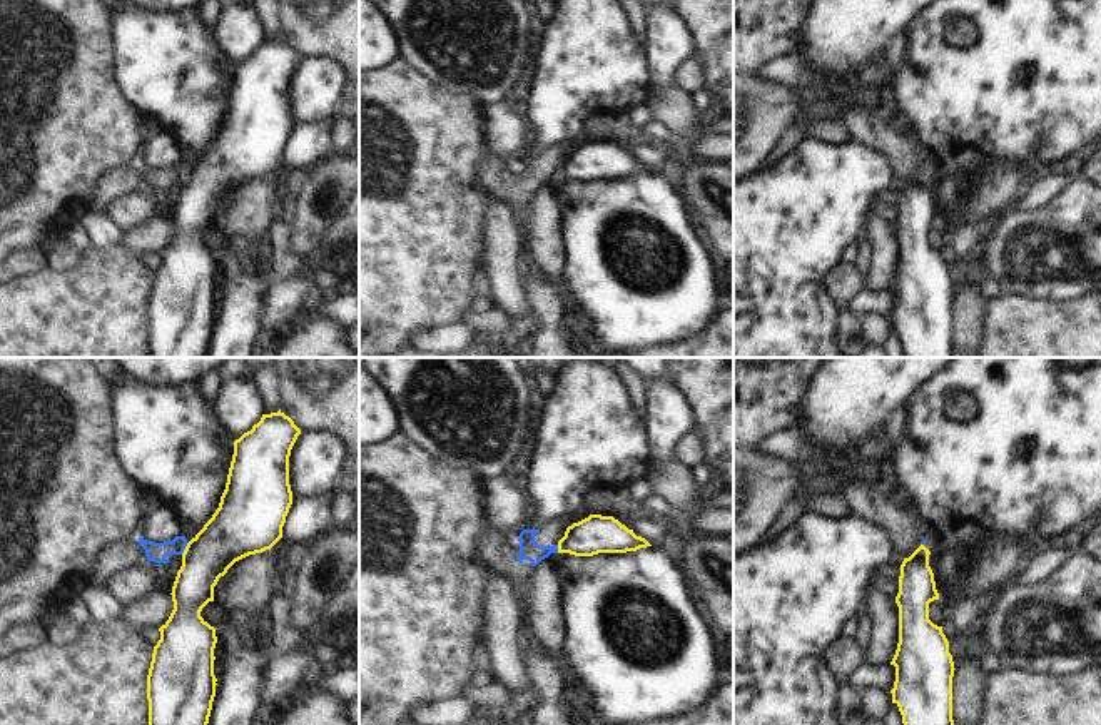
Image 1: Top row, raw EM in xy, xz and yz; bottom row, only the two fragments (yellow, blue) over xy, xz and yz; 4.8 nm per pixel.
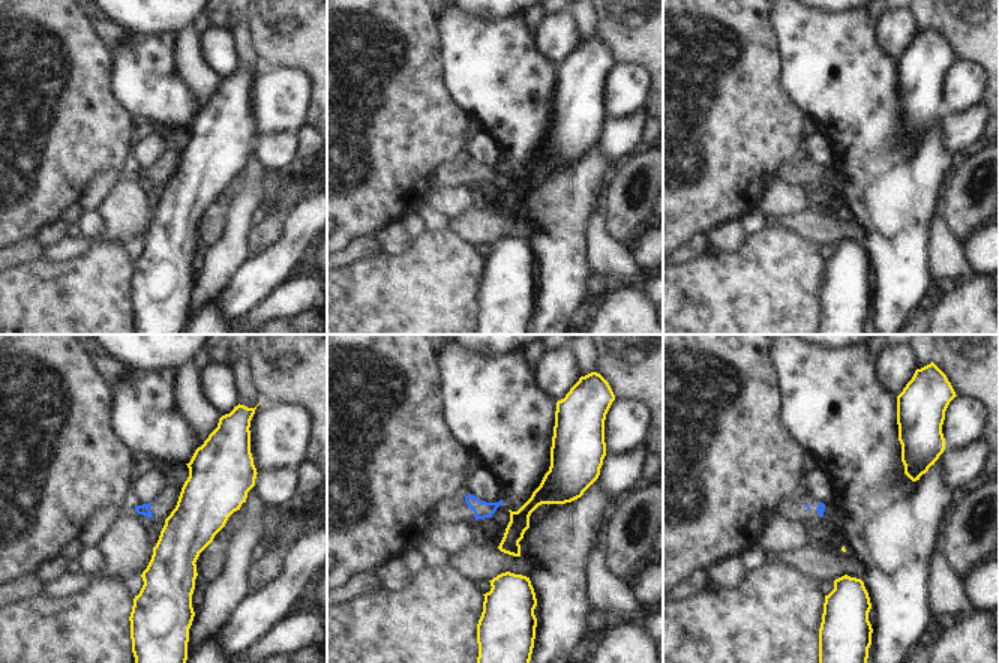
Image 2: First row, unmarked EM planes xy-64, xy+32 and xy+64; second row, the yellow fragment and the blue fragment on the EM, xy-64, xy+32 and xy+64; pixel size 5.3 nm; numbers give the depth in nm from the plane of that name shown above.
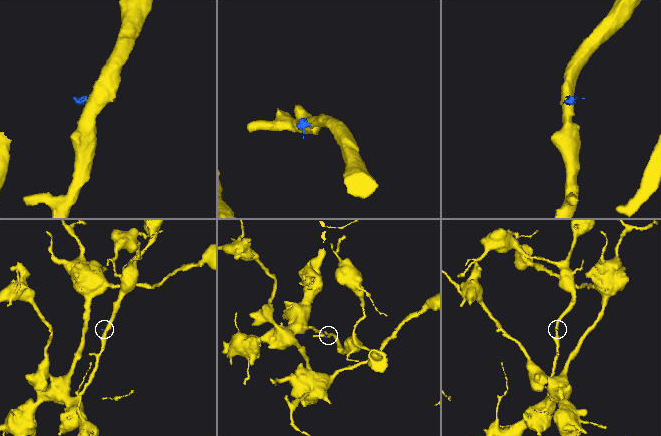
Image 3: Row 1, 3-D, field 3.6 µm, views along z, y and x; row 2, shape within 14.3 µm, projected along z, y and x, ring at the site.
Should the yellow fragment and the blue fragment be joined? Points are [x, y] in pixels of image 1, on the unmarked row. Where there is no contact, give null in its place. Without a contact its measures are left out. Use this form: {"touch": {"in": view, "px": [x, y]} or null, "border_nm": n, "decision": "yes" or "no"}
{"touch": {"in": "xy", "px": [186, 174]}, "border_nm": 70, "decision": "no"}

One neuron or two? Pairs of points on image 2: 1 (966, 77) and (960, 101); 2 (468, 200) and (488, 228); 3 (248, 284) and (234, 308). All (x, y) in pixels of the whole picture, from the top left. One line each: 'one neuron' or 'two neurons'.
1: one neuron
2: two neurons
3: one neuron

